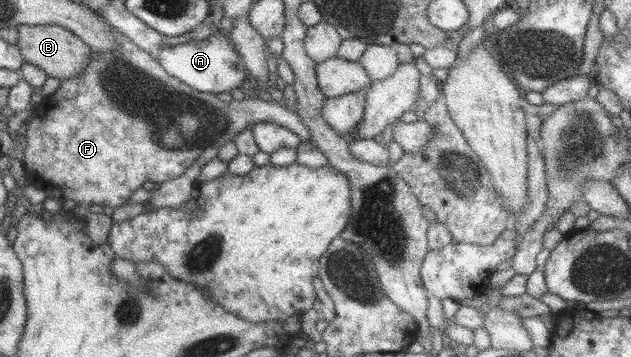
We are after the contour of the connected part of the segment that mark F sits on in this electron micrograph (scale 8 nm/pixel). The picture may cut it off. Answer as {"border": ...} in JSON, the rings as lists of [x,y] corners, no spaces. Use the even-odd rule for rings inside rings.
{"border":[[[114,30],[112,33],[116,35],[116,50],[102,54],[91,52],[84,71],[62,81],[60,88],[45,97],[21,129],[24,135],[24,159],[21,162],[24,162],[28,185],[44,190],[48,198],[115,209],[129,200],[138,188],[142,188],[144,182],[158,184],[184,174],[202,152],[234,141],[235,136],[251,123],[280,125],[296,133],[302,145],[312,146],[308,128],[300,116],[284,104],[254,97],[227,103],[216,95],[192,90],[166,74],[150,53],[140,50],[126,36]]]}

